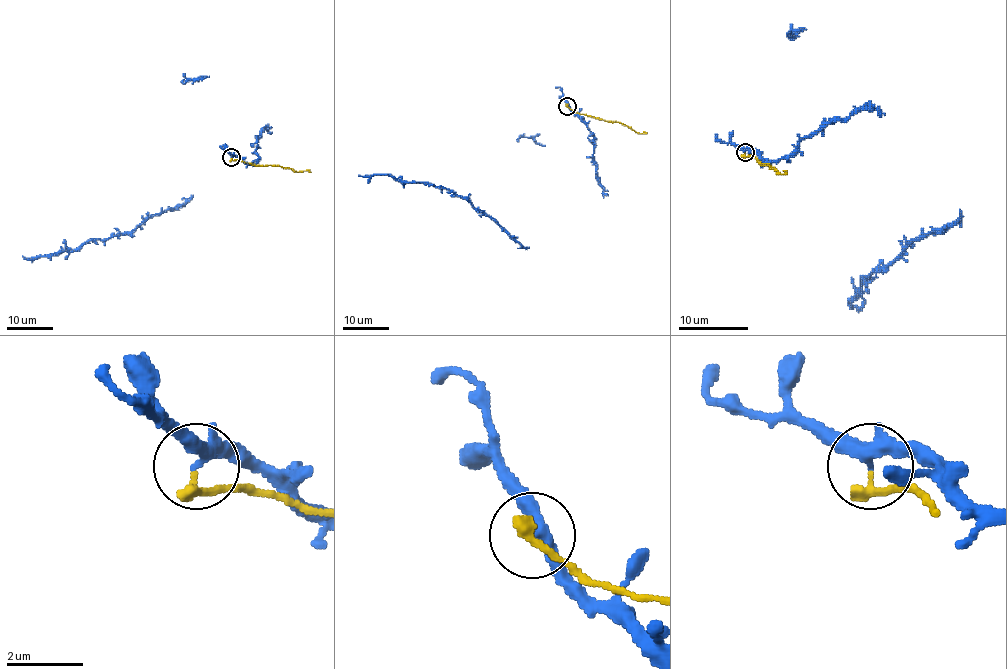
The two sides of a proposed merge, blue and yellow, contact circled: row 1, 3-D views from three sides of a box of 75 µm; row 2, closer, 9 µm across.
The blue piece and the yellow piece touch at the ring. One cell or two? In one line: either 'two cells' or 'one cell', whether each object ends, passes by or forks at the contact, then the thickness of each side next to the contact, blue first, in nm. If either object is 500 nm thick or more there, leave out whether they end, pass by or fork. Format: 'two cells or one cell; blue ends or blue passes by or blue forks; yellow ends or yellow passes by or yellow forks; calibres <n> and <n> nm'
two cells; blue passes by; yellow ends; calibres 320 and 320 nm

